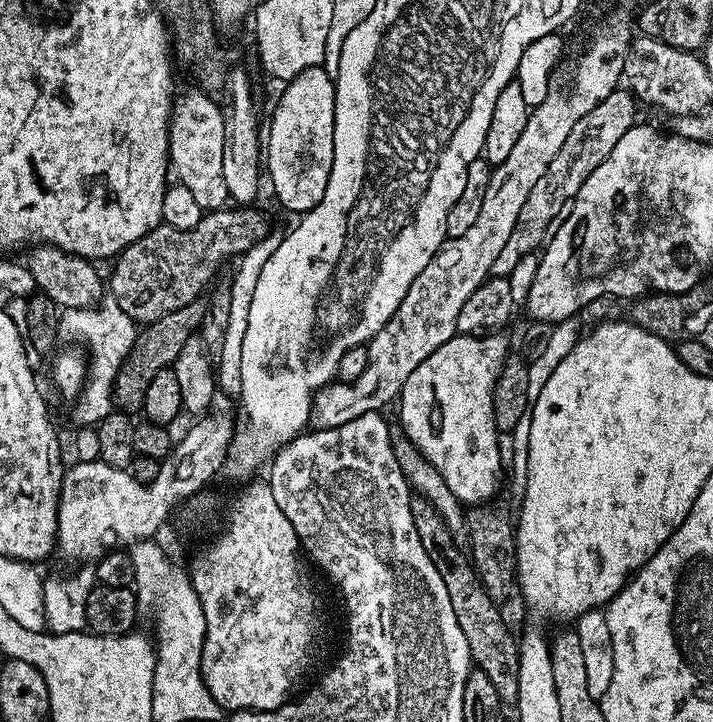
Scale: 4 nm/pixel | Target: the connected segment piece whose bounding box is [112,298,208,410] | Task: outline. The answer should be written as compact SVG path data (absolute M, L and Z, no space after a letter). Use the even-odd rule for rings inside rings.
M197 298L194 302L151 321L145 327L148 329L145 332L143 329L137 335L136 344L130 350L127 360L121 366L120 372L113 382L112 390L115 399L119 403L121 400L129 409L136 410L136 388L140 388L140 384L144 384L144 380L152 381L154 374L158 374L158 370L172 366L178 358L178 354L182 354L182 346L186 346L186 338L197 335L199 326L207 315L208 300Z

